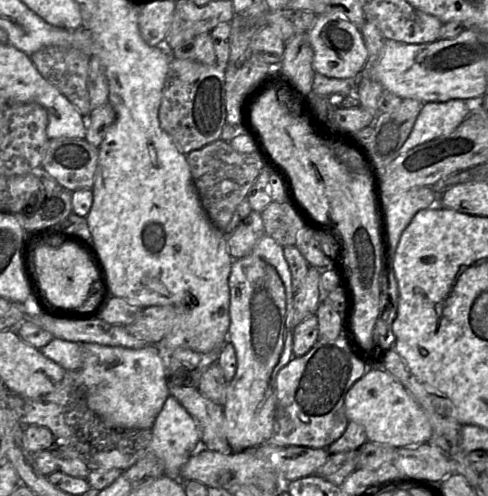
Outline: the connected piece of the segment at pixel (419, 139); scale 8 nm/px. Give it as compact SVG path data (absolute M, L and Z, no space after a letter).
M461 99L423 103L409 137L399 149L399 155L425 142L451 134L469 114L465 100Z

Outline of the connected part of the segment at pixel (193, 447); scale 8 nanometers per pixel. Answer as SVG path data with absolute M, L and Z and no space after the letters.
M168 396L152 429L149 453L163 462L164 475L179 479L180 470L201 446L201 429L197 421L173 397Z

